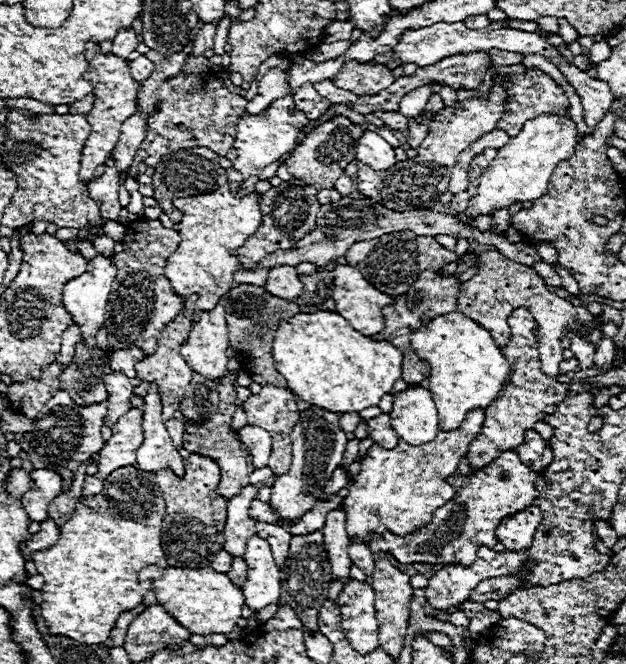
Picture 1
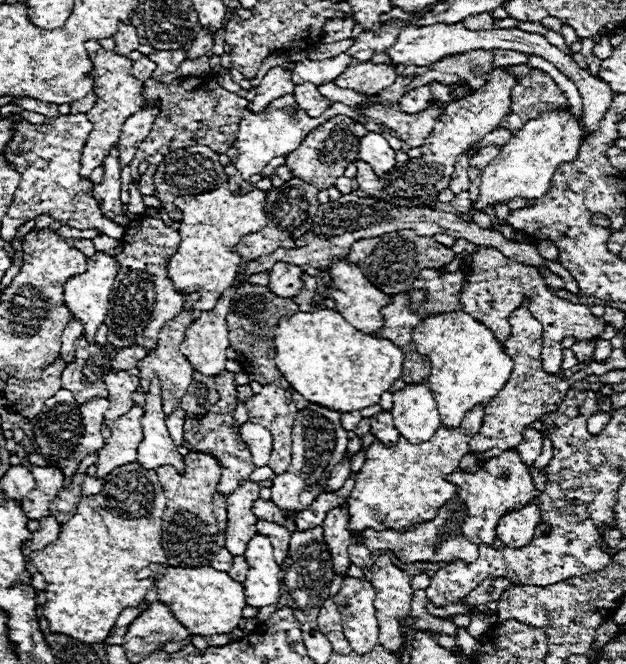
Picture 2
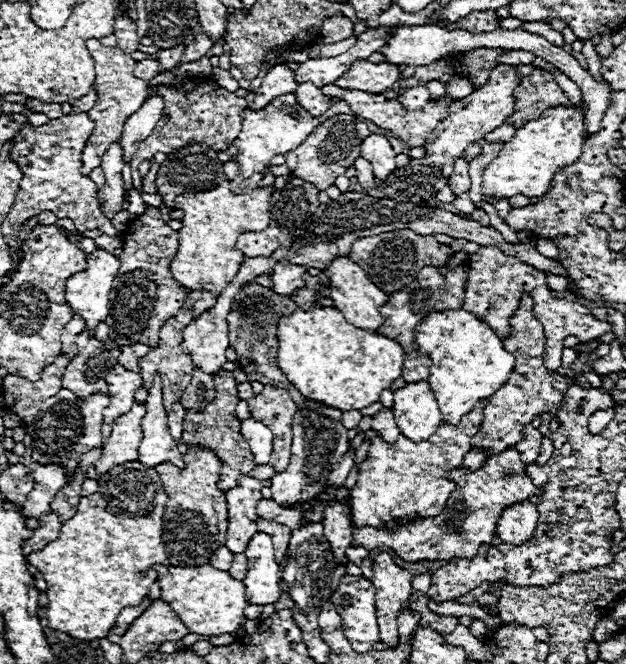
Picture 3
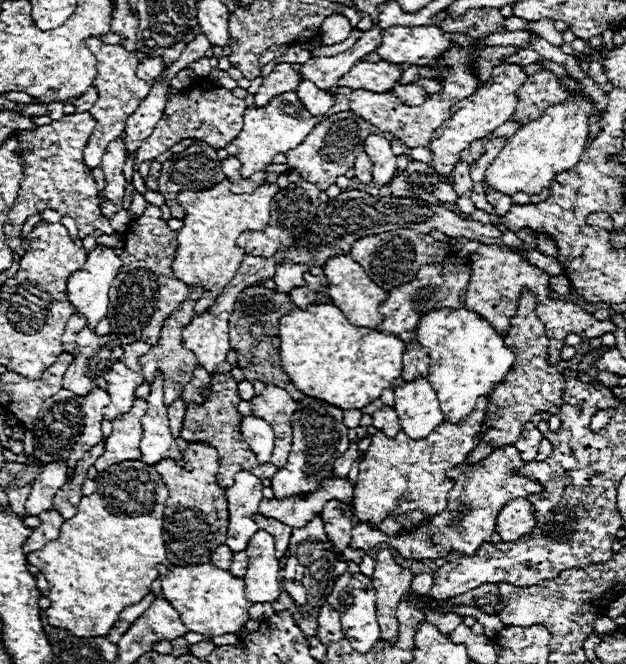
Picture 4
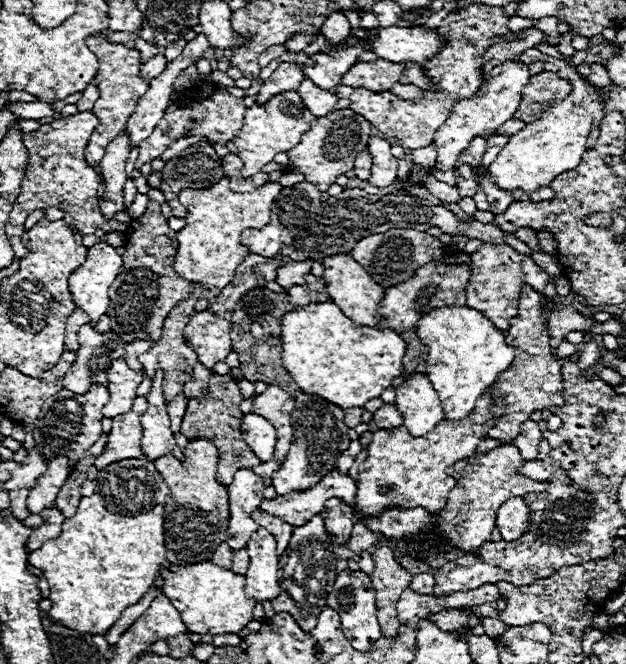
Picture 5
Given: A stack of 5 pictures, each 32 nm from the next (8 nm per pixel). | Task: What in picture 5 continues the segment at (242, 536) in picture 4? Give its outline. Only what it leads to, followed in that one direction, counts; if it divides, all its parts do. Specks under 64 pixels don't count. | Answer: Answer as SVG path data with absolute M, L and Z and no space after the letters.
M242 468L242 472L234 474L234 484L228 486L230 524L226 540L232 550L246 548L250 536L258 530L258 524L252 520L252 512L264 500L262 490L262 478L256 476L250 468Z

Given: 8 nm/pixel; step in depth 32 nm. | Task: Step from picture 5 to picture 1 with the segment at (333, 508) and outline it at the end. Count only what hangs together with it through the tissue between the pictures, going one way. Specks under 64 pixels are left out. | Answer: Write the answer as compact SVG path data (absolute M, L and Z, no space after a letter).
M342 510L328 512L322 534L324 534L324 548L332 566L332 580L340 580L342 584L346 584L350 580L350 566L352 566L352 560L348 556L350 538L346 532L346 514Z

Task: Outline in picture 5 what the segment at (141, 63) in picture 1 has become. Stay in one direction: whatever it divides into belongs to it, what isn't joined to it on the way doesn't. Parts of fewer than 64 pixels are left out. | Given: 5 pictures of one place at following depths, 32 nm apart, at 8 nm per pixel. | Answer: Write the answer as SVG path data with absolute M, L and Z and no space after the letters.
M156 54L154 58L146 60L142 66L140 66L140 78L144 80L150 80L150 78L156 78L158 74L162 74L166 70L166 58L162 54Z

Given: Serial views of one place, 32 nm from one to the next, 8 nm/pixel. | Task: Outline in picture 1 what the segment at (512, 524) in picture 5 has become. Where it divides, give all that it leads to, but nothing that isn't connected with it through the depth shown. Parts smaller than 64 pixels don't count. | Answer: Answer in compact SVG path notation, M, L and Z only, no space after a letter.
M538 506L524 508L518 516L510 516L510 520L504 520L498 524L496 540L504 544L510 552L520 552L532 546L534 532L542 522L542 510Z

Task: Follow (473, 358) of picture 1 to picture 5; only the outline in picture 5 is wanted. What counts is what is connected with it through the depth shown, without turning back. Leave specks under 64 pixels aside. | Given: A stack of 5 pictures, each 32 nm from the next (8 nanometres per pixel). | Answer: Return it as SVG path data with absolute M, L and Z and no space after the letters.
M468 306L428 312L418 322L416 334L428 346L428 380L442 402L444 418L452 422L468 416L474 410L476 398L490 390L498 374L514 360L514 348L506 344L504 334L484 314Z

